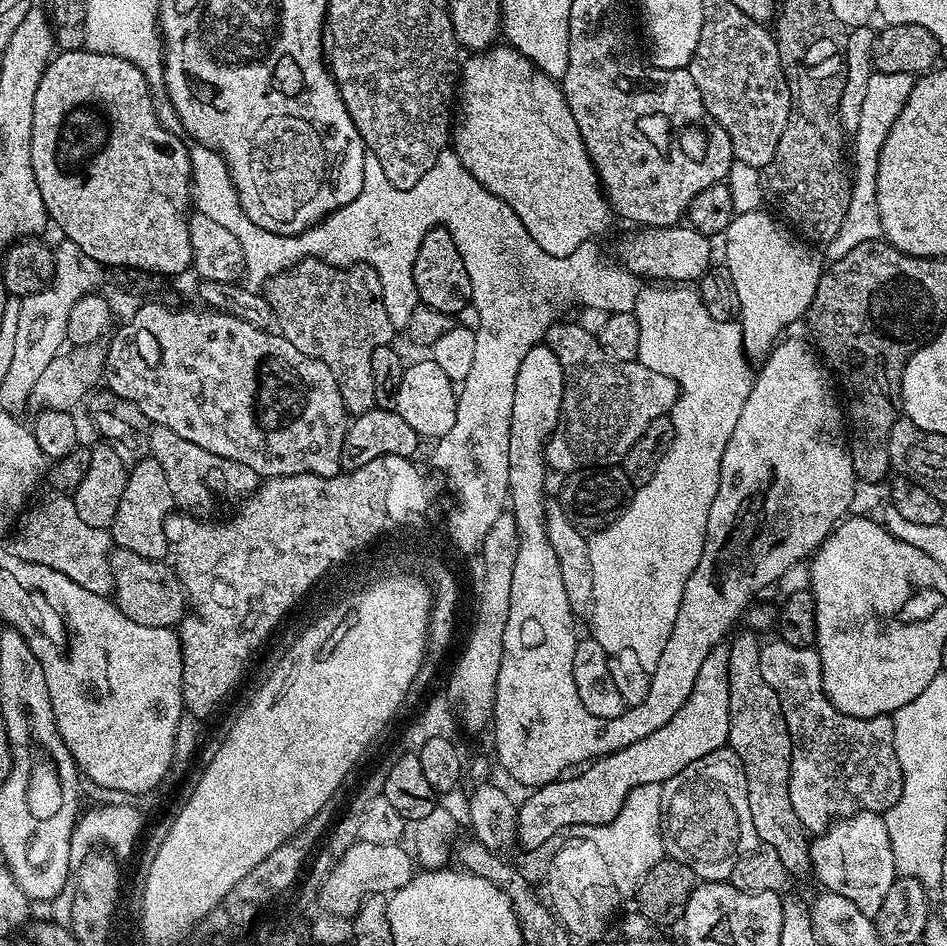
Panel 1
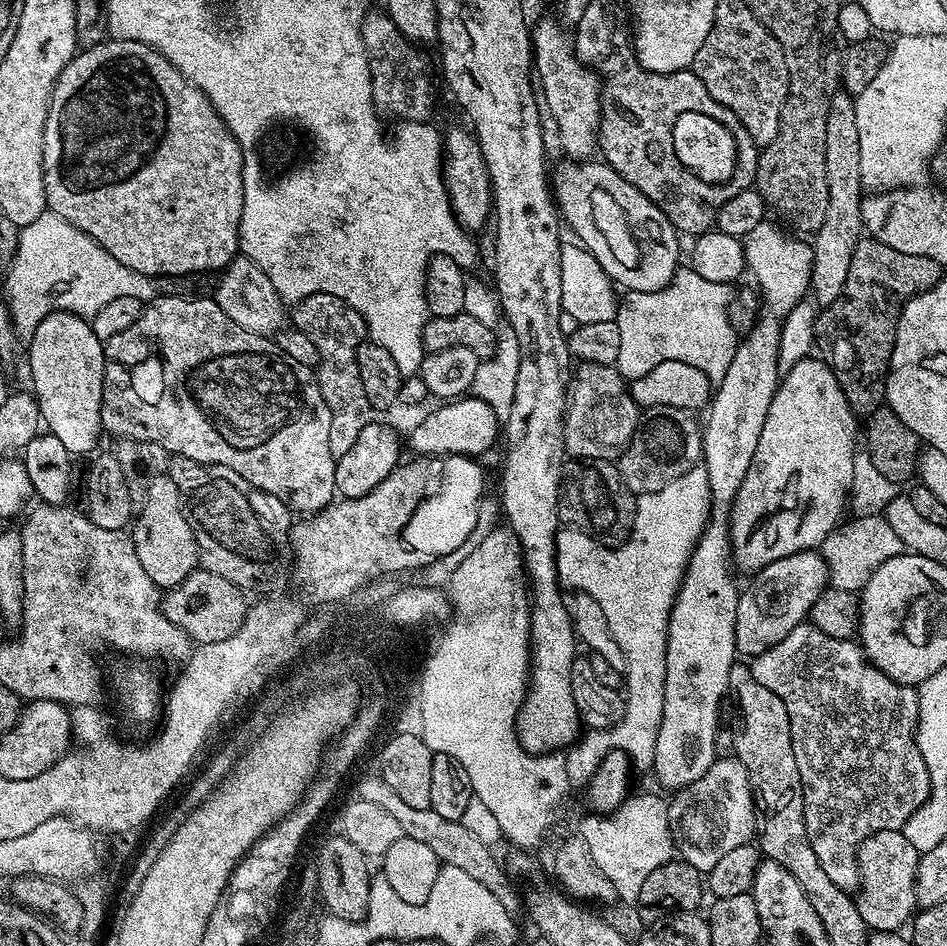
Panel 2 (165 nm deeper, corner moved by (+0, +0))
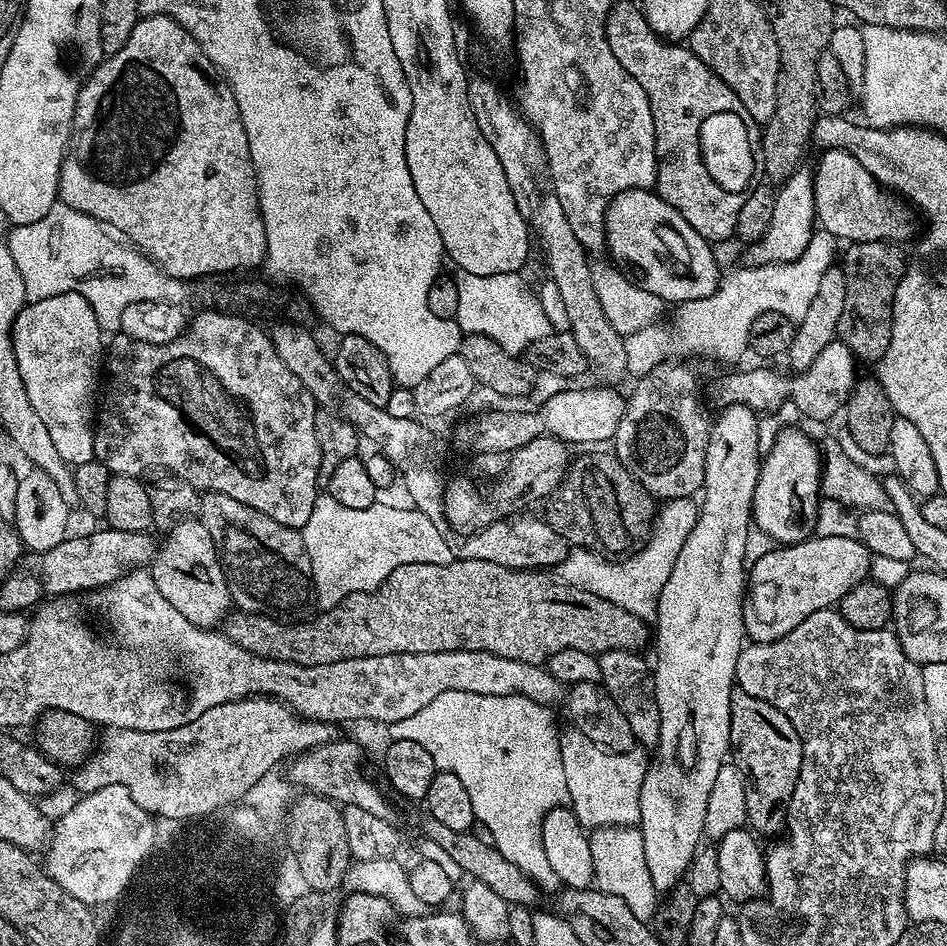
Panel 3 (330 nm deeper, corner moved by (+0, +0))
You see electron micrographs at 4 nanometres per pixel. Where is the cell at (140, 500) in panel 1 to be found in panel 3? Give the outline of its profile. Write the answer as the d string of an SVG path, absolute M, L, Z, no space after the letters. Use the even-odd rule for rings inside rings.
M199 518L177 519L163 538L164 544L162 540L150 565L158 594L162 594L162 598L166 598L166 602L186 618L186 622L207 630L215 629L229 615L233 602L214 538L210 538Z

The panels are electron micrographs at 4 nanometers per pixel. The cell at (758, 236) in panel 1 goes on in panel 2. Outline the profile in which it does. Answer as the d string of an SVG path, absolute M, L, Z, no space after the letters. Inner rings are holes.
M765 222L758 226L754 226L754 230L750 230L750 234L743 237L744 263L747 271L749 273L752 271L753 274L756 275L756 281L754 281L754 284L758 289L758 295L762 301L762 315L757 319L756 323L752 325L752 329L748 331L747 336L743 337L743 339L737 343L736 353L730 362L730 370L726 370L726 378L722 378L722 382L715 385L714 395L711 397L711 401L707 405L706 413L708 412L708 421L703 421L702 424L702 467L706 470L706 478L710 482L710 490L712 491L712 509L710 511L710 519L708 523L705 524L702 534L698 538L696 549L692 551L692 557L688 560L688 565L684 571L684 577L680 579L680 588L676 592L676 600L672 603L672 613L668 619L668 637L666 638L666 686L664 687L664 705L662 706L662 726L658 730L658 742L656 743L656 749L654 749L654 758L652 759L651 767L651 771L653 773L656 772L657 778L660 779L661 786L664 788L672 788L671 790L679 790L687 786L687 784L693 784L693 782L700 778L702 774L710 768L712 763L718 759L718 752L716 752L716 731L720 728L720 703L723 702L724 696L726 700L730 670L732 669L733 664L737 663L738 660L736 643L734 642L734 622L736 621L736 607L738 606L740 598L738 595L738 587L736 588L736 580L732 577L732 572L734 573L734 565L730 559L730 549L728 546L728 511L732 509L732 500L736 496L736 491L738 490L738 486L741 485L742 478L745 477L746 470L749 469L749 464L754 456L754 450L758 448L758 434L762 434L762 422L766 422L766 414L770 410L770 402L776 393L776 386L778 383L776 363L779 360L781 321L795 304L809 295L810 285L812 282L813 245L809 243L809 241L808 244L804 241L807 239L801 238L799 235L793 234L791 231L785 230L783 227L780 228L775 228L771 222Z

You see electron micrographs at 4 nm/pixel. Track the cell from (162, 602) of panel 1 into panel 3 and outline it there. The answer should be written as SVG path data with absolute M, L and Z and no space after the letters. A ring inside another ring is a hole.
M452 559L448 565L414 564L399 566L379 588L373 592L352 593L346 599L321 611L317 620L305 619L303 622L281 622L271 616L262 616L258 612L233 611L223 621L223 635L231 640L242 650L250 650L255 656L269 656L282 662L294 662L298 666L326 666L330 662L342 662L350 658L370 658L382 654L430 654L431 652L449 652L450 650L470 650L471 652L485 652L486 654L499 654L502 658L511 658L523 664L547 665L548 659L558 650L573 648L574 650L586 650L593 654L609 652L610 650L626 650L627 652L640 652L650 644L650 628L642 618L630 614L630 610L622 610L622 606L614 606L614 602L606 602L606 598L598 598L598 594L590 594L590 590L578 590L578 586L563 584L559 578L547 576L544 570L521 570L519 568L507 568L496 562L470 561Z

